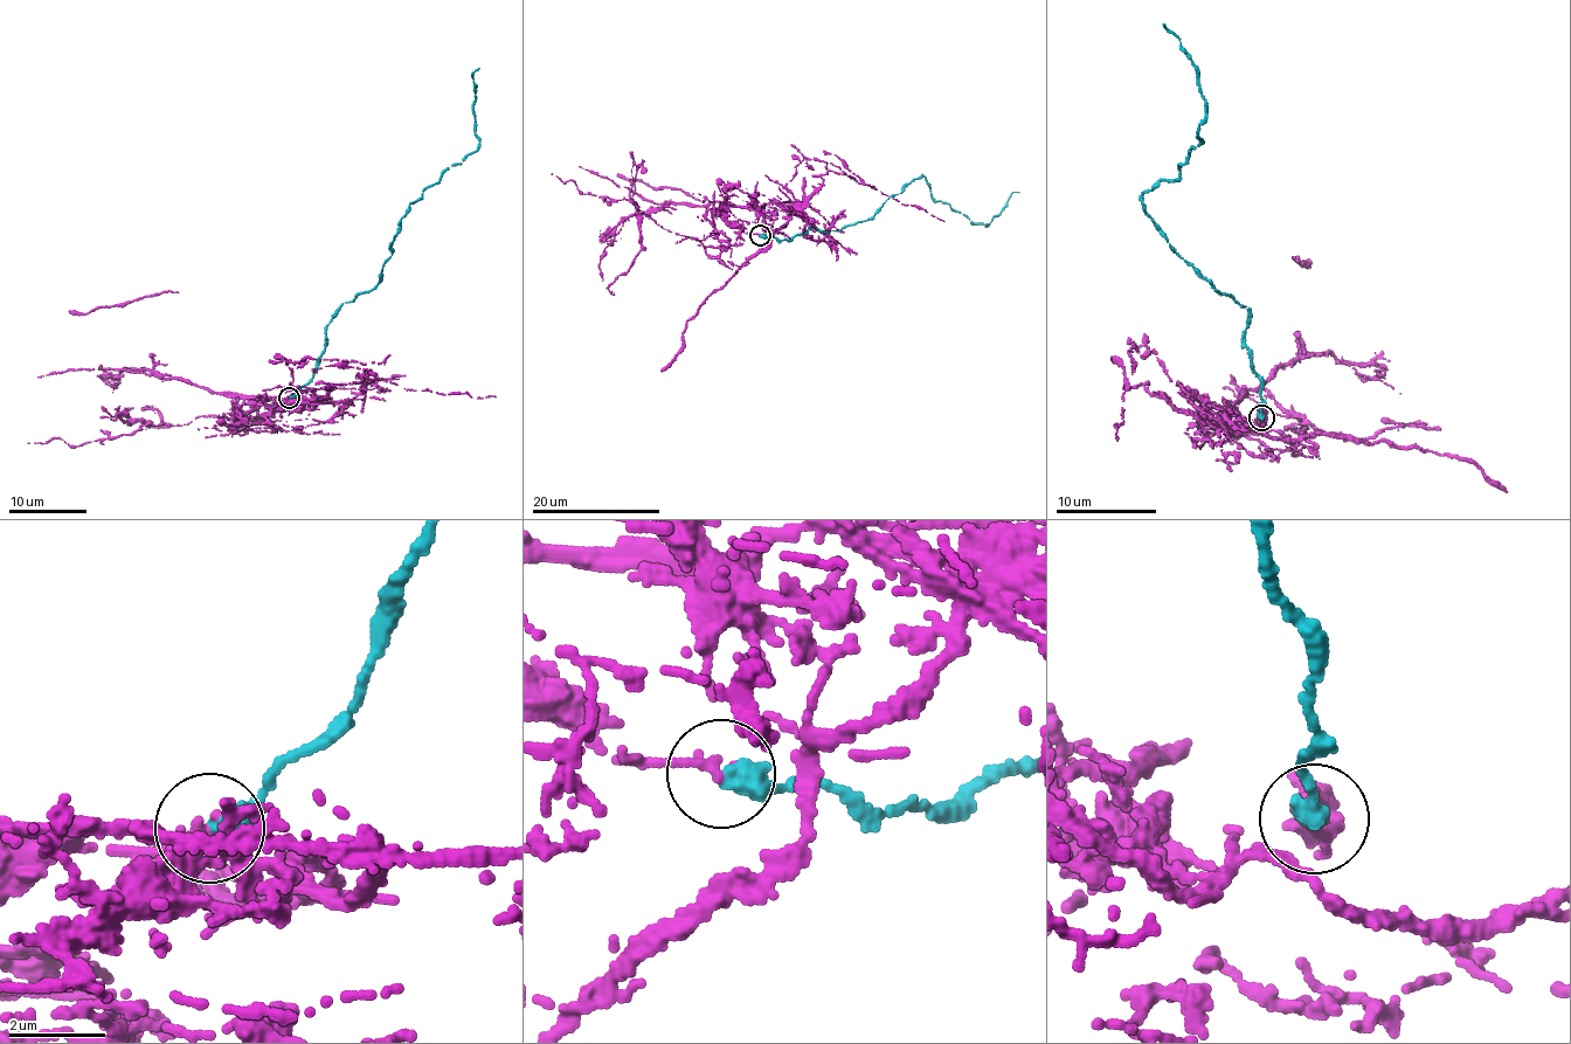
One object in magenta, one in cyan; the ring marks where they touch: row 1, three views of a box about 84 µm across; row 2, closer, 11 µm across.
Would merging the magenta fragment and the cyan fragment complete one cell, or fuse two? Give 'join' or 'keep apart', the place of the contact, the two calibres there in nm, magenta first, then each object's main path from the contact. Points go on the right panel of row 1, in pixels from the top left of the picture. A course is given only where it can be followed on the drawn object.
keep apart; place (1261, 417); calibres 240 and 440 nm; course magenta (1261, 416), (1250, 420), (1258, 429), (1309, 448), (1308, 428), (1293, 426), (1375, 438), (1428, 428), (1381, 419); course cyan (1261, 416), (1246, 305), (1178, 256), (1141, 201), (1162, 180), (1176, 181), (1205, 115), (1198, 73), (1163, 25)

